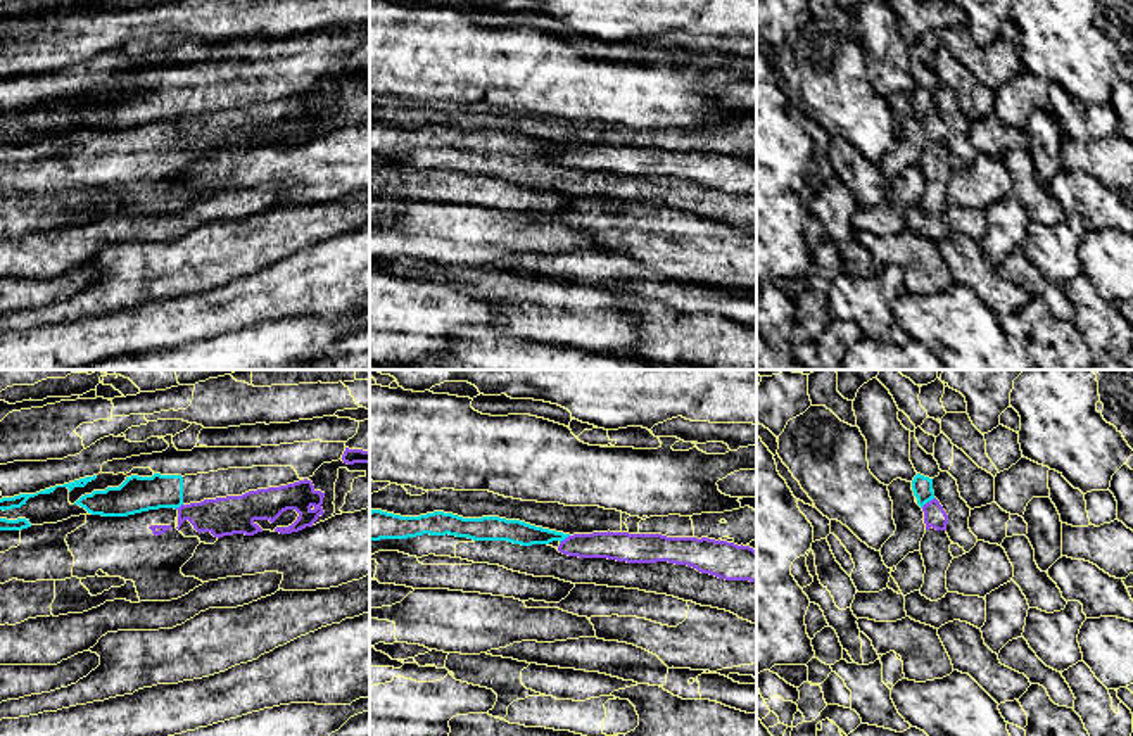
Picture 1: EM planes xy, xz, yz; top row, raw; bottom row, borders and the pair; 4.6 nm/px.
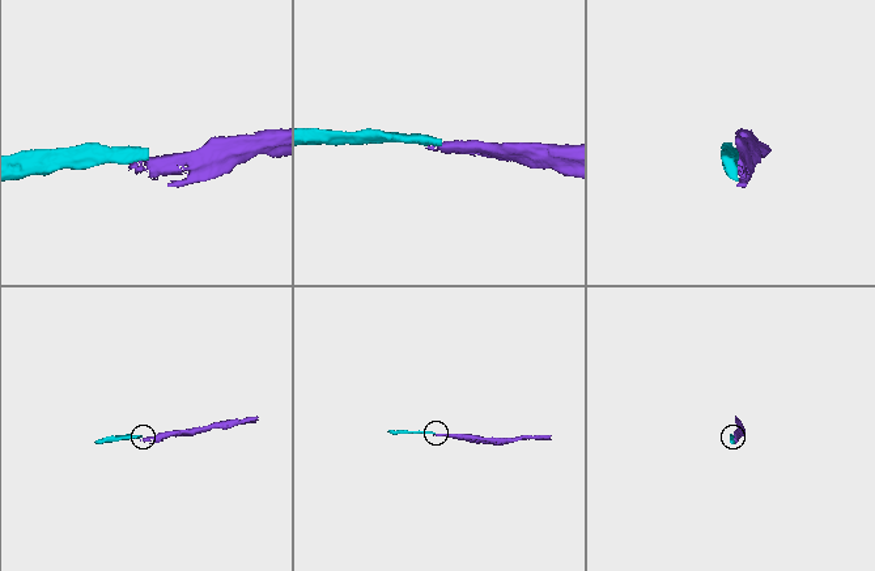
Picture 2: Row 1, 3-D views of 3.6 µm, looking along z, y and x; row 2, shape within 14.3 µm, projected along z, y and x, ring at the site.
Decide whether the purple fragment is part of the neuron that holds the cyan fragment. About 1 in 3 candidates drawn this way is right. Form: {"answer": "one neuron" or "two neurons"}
{"answer": "two neurons"}

